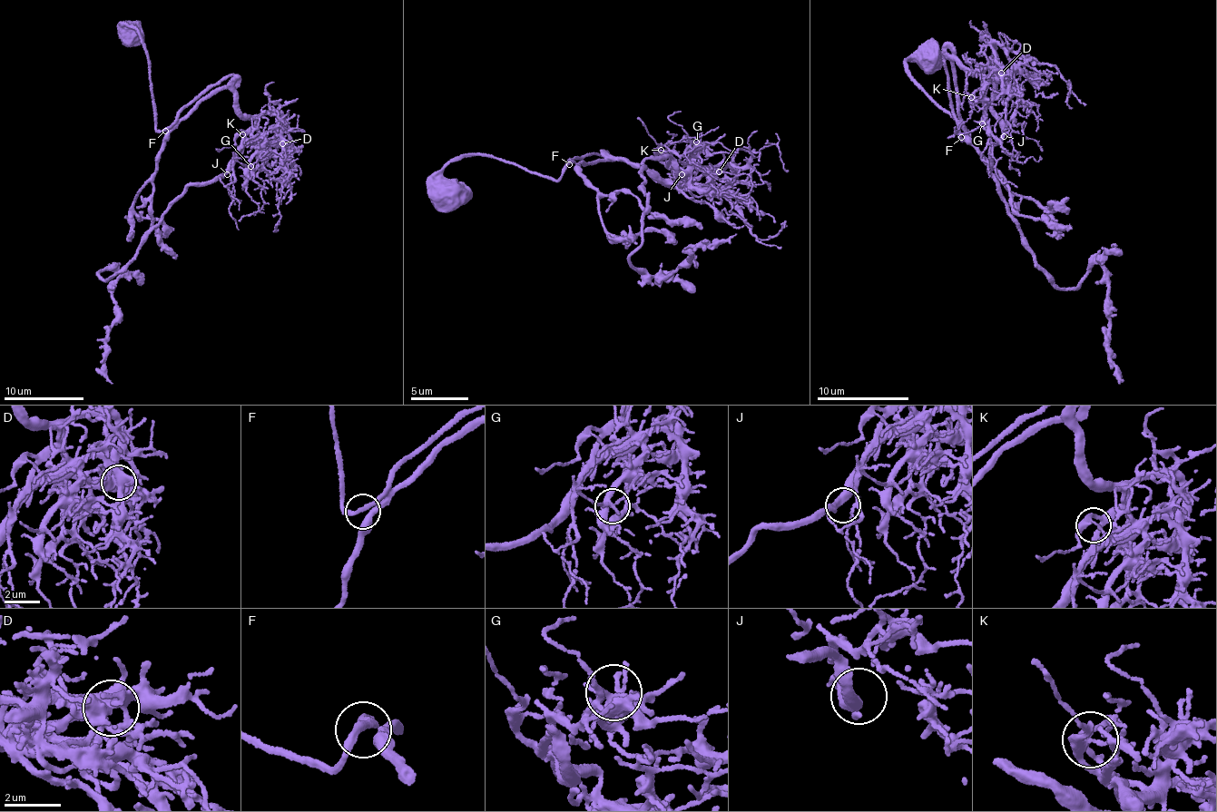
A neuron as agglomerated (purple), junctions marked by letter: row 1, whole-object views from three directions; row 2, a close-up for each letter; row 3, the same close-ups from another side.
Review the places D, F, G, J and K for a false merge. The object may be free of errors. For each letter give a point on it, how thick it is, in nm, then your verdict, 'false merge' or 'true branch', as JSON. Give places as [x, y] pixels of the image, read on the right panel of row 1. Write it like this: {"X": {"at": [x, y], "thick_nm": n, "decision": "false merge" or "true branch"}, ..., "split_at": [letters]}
{"D": {"at": [1001, 73], "thick_nm": 480, "decision": "false merge"}, "F": {"at": [961, 137], "thick_nm": 260, "decision": "true branch"}, "G": {"at": [982, 123], "thick_nm": 240, "decision": "true branch"}, "J": {"at": [1004, 136], "thick_nm": 360, "decision": "true branch"}, "K": {"at": [971, 97], "thick_nm": 260, "decision": "true branch"}, "split_at": ["D"]}

